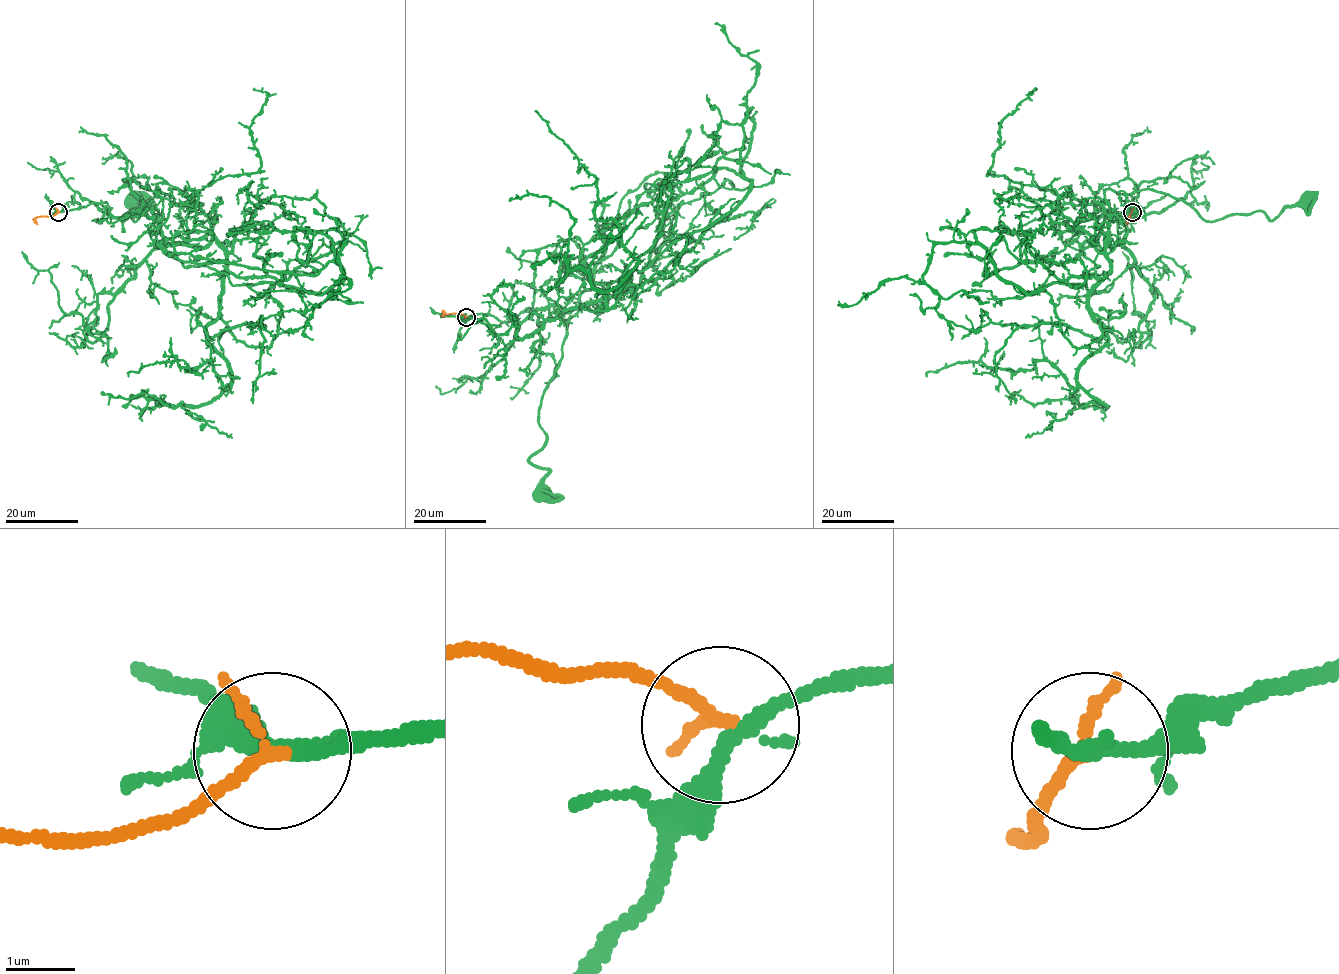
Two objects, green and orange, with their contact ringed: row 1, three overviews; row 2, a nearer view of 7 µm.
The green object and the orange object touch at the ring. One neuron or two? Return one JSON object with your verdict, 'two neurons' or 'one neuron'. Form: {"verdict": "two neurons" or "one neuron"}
{"verdict": "one neuron"}

